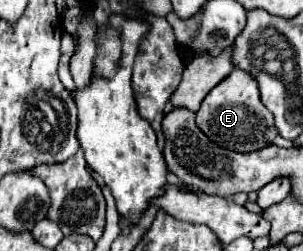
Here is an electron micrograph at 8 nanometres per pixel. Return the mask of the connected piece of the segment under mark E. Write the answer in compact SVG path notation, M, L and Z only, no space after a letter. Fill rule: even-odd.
M233 70L203 98L201 108L195 114L195 122L199 130L207 138L211 138L211 142L233 152L261 150L269 146L271 140L277 136L277 130L273 126L273 116L259 98L259 88L255 78L243 70Z

